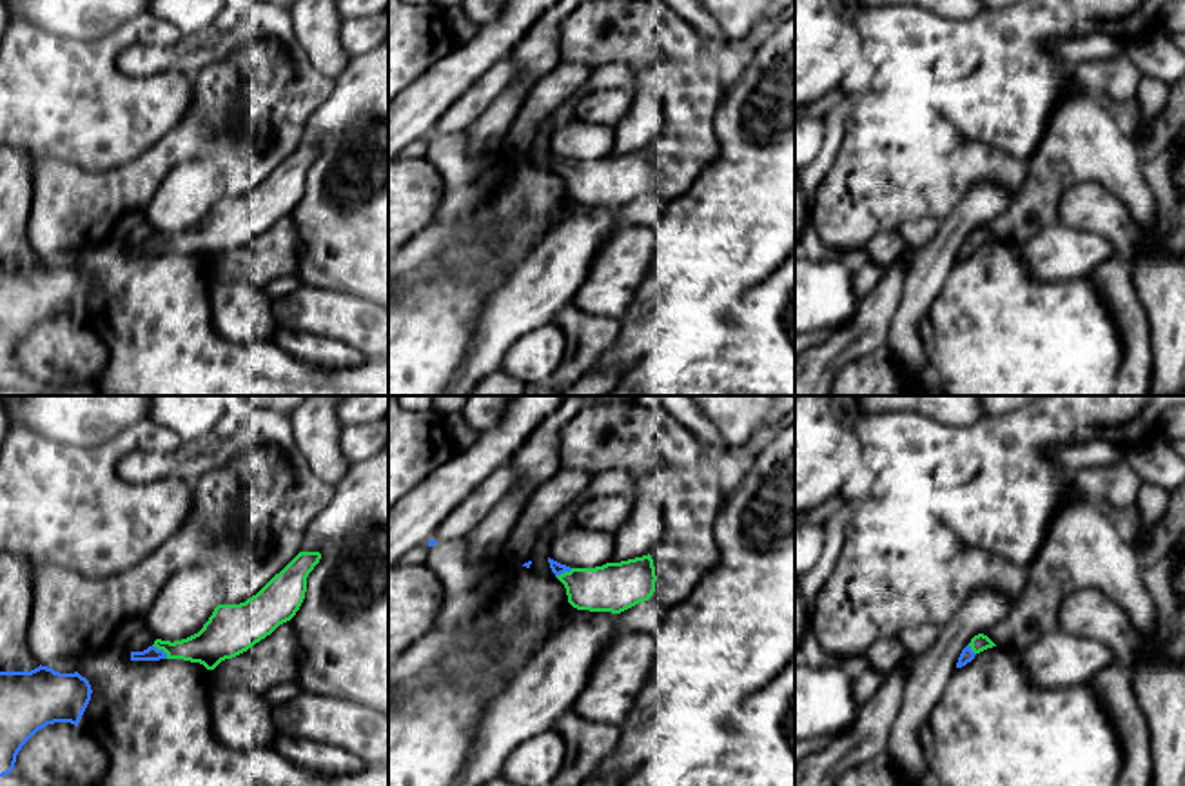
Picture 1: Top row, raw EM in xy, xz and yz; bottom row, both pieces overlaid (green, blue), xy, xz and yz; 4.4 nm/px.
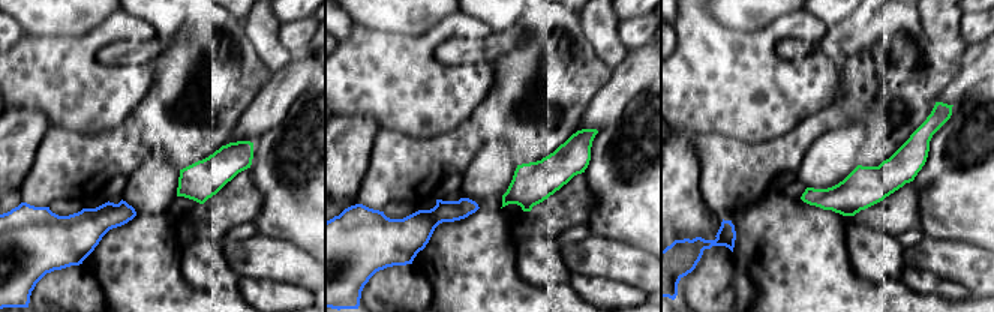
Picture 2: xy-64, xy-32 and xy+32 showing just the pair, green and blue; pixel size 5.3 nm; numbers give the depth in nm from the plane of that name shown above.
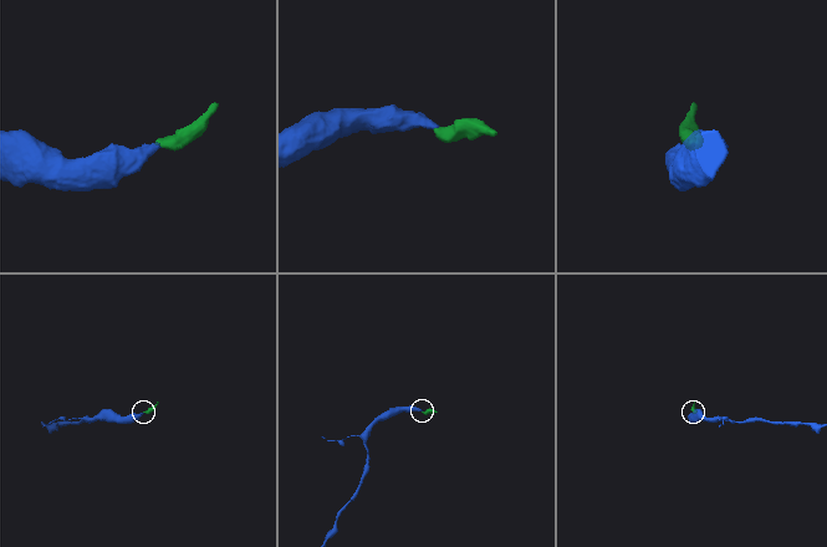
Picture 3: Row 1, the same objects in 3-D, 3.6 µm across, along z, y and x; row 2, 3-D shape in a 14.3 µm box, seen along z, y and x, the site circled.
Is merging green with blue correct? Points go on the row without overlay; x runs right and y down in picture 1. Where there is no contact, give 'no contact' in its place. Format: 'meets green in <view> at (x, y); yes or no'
meets green in xy at (162, 242); yes

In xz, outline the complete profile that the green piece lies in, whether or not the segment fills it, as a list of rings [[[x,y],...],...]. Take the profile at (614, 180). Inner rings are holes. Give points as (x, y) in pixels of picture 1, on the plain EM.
[[[650,147],[595,162],[570,162],[550,151],[548,156],[577,203],[621,207],[655,185],[657,169]]]

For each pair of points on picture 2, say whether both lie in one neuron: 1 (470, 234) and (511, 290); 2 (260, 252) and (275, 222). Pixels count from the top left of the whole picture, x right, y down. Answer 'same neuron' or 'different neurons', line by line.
1: same neuron
2: different neurons

